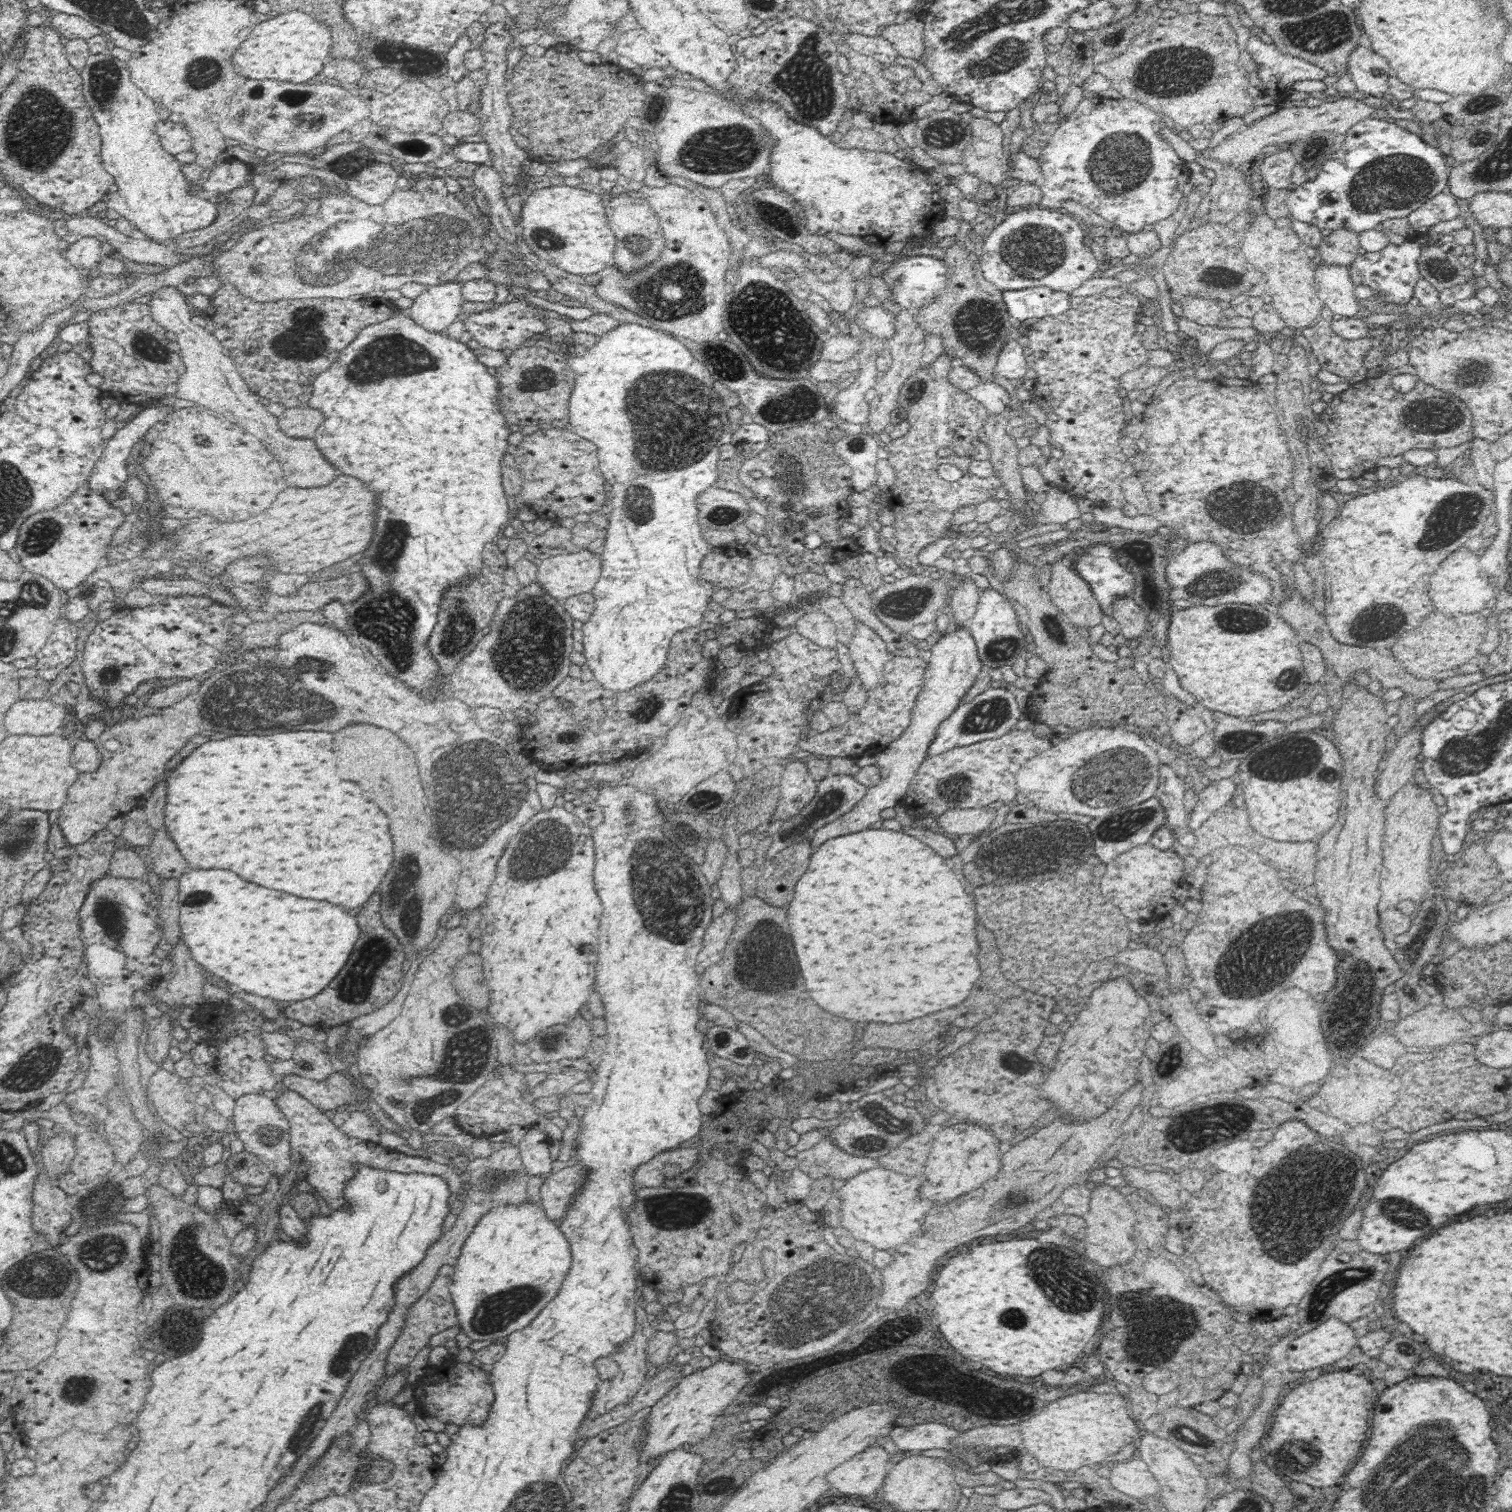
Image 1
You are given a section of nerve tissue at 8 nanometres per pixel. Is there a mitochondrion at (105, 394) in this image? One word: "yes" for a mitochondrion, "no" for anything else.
no

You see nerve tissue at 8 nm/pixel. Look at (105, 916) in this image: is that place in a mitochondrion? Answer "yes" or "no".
yes

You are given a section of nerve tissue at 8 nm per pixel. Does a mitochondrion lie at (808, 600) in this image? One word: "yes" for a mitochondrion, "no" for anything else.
no

